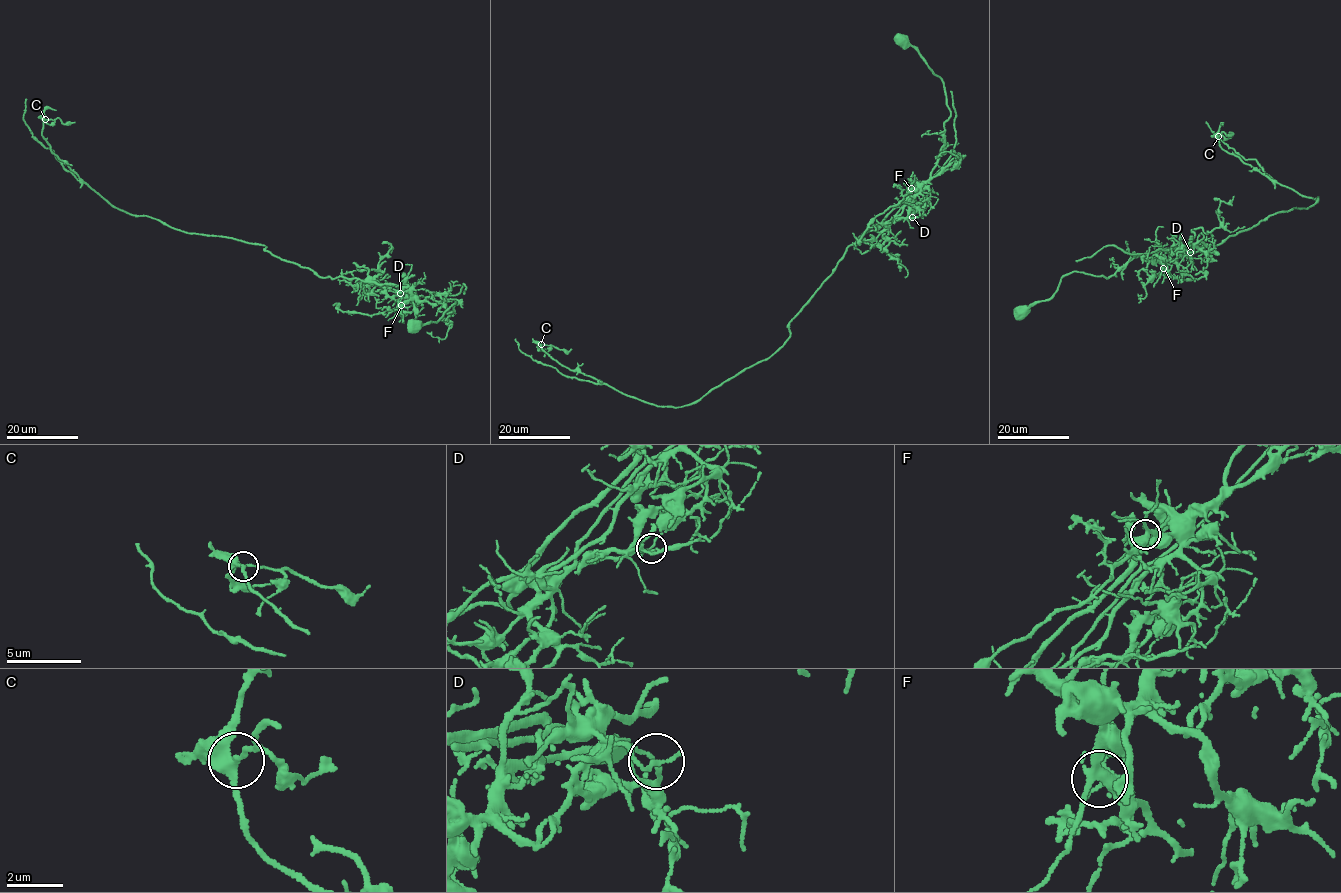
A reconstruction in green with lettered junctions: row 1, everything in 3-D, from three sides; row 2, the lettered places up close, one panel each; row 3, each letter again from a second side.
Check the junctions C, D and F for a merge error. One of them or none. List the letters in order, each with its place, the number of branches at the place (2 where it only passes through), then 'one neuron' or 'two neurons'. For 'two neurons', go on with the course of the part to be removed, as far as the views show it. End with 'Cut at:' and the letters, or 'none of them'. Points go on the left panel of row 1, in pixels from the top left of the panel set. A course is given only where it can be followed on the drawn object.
C: place (45, 119); branches 3; one neuron
D: place (400, 293); branches 2; two neurons; course (399, 293), (389, 296), (383, 285), (449, 295), (459, 293), (464, 283), (463, 293)
F: place (401, 305); branches 3; one neuron
Cut at: D

